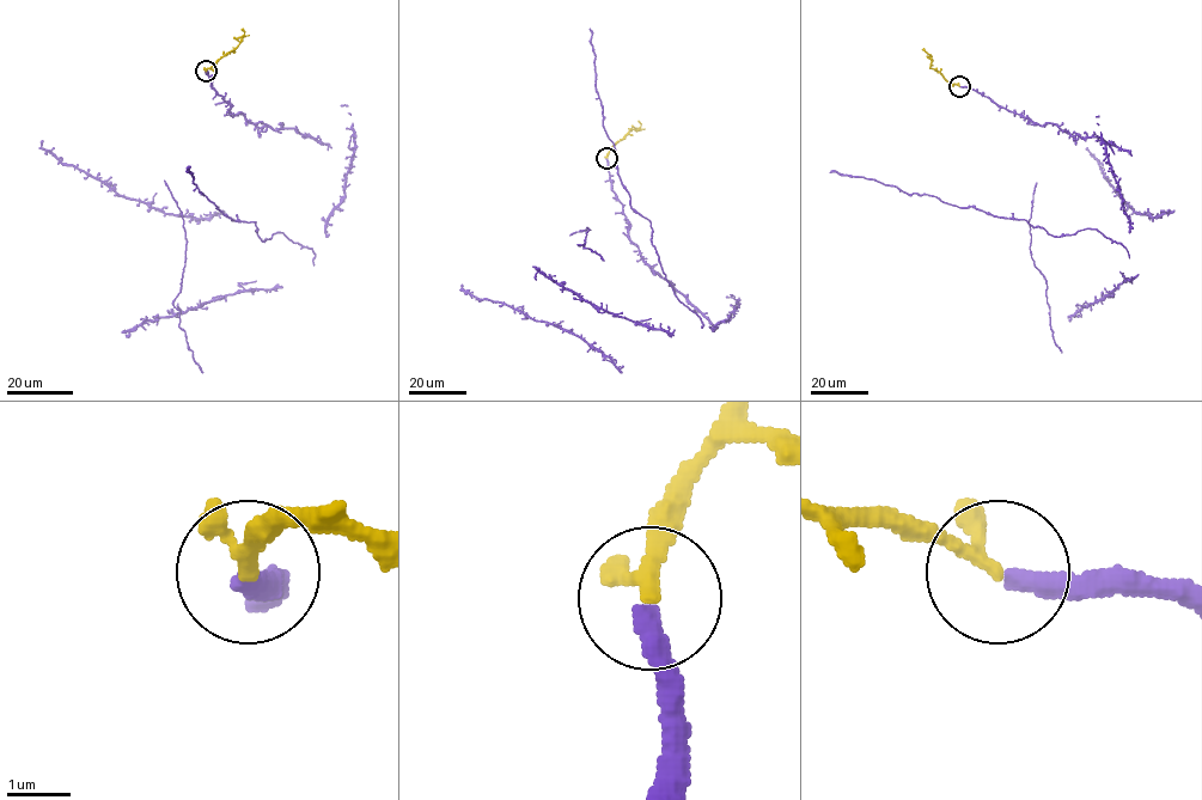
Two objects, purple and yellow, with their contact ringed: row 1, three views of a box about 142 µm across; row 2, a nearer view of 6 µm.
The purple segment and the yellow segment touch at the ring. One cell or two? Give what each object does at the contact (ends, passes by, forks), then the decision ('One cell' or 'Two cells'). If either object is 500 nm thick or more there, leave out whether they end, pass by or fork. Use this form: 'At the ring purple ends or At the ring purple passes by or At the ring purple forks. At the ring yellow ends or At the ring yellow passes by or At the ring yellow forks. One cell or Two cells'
At the ring purple ends. At the ring yellow passes by. One cell

